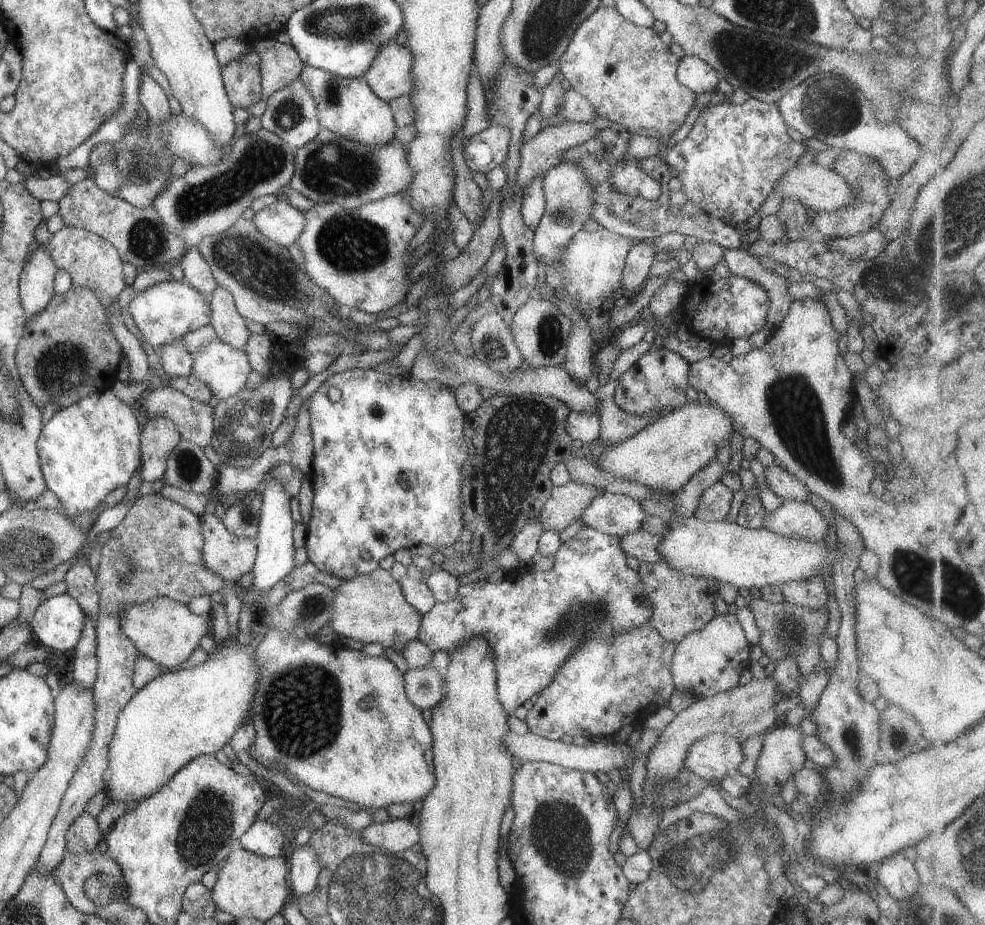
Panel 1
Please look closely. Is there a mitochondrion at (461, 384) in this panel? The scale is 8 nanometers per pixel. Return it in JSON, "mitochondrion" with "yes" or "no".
{"mitochondrion":"no"}

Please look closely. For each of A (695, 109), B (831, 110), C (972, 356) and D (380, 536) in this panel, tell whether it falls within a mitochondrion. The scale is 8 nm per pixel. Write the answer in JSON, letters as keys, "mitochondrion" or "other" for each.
{"A":"other","B":"mitochondrion","C":"other","D":"other"}

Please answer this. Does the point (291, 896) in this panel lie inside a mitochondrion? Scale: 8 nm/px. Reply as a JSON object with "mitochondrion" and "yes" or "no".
{"mitochondrion":"no"}

